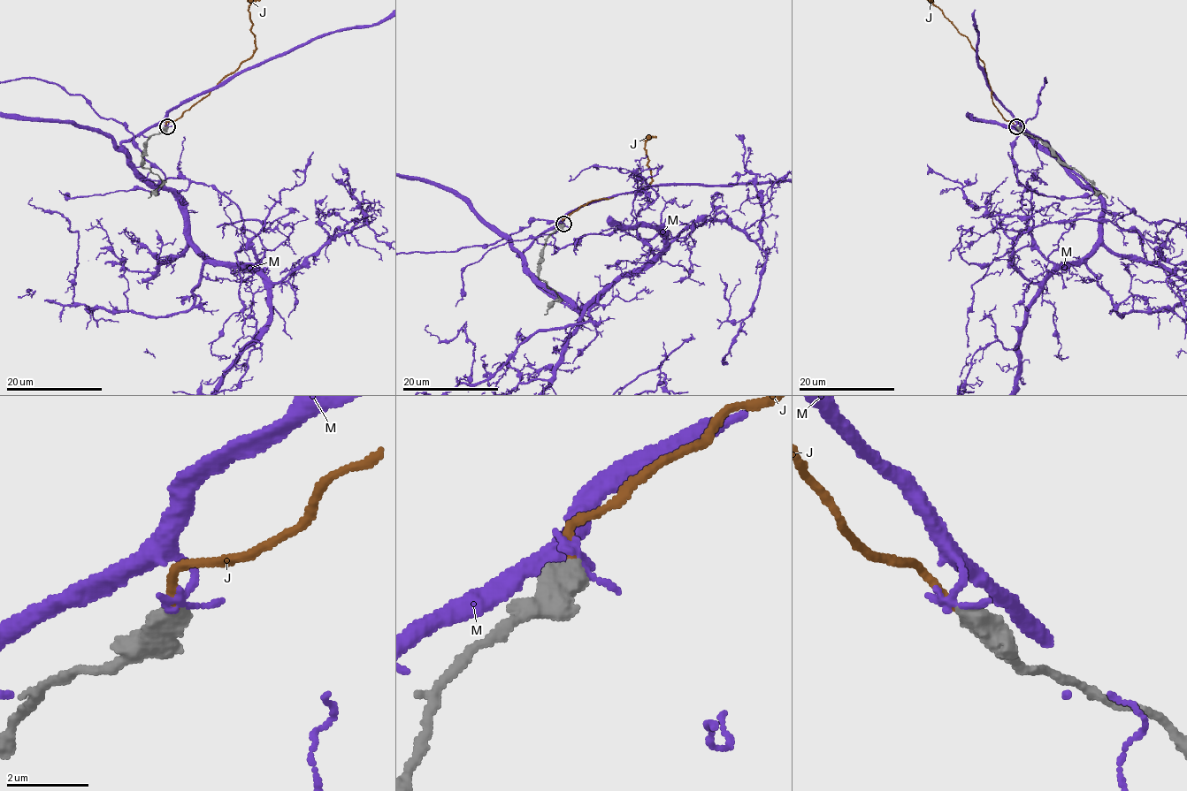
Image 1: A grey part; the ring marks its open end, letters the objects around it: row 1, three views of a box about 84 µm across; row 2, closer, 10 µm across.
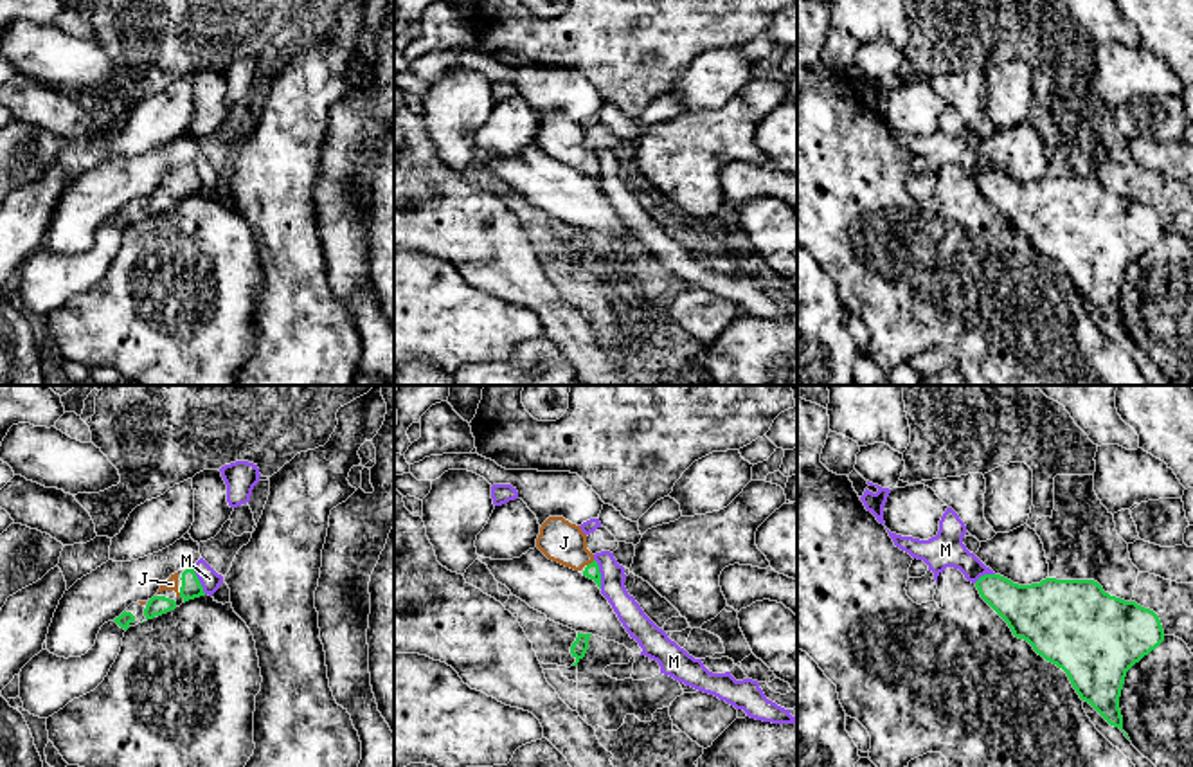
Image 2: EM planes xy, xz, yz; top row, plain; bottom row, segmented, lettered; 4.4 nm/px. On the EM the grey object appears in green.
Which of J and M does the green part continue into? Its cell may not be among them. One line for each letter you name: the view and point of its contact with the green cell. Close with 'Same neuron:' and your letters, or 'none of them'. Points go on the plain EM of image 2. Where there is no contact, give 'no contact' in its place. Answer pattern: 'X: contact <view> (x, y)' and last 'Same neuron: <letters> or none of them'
J: contact xz (592, 159)
Same neuron: J

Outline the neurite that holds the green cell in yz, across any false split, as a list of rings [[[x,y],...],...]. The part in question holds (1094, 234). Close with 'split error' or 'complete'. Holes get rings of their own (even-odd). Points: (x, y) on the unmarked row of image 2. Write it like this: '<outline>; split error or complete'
[[[984,171],[975,184],[1015,234],[1062,265],[1080,295],[1123,328],[1119,293],[1126,268],[1164,238],[1153,207],[1110,193],[1094,176],[1018,182]]]; complete

